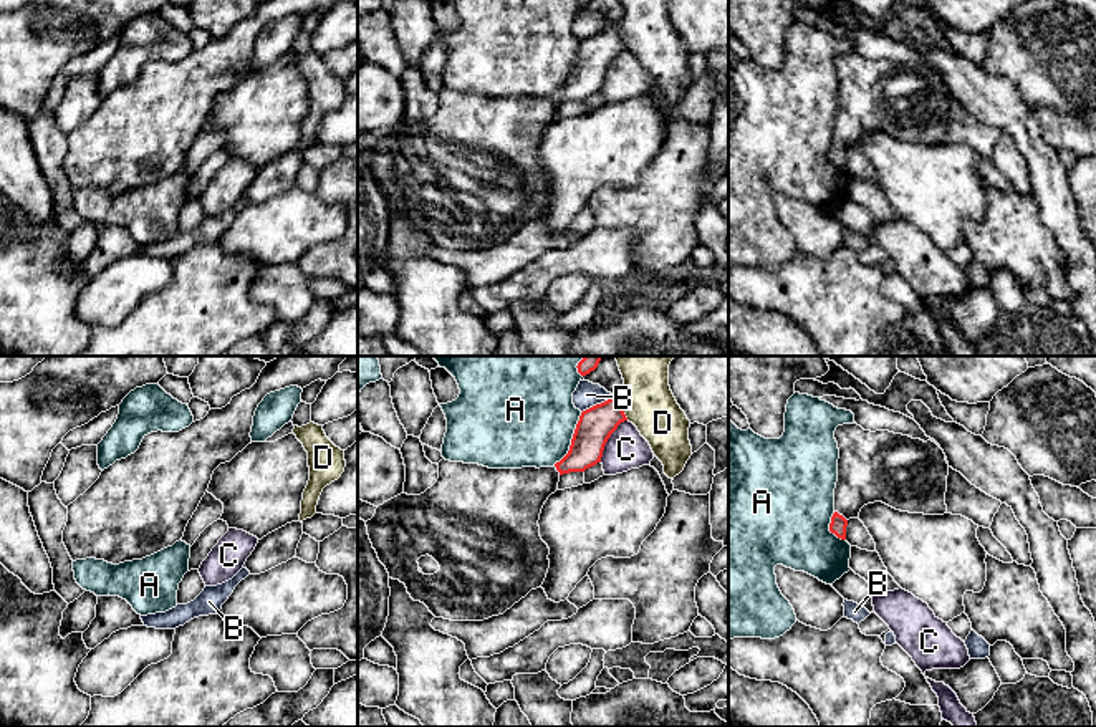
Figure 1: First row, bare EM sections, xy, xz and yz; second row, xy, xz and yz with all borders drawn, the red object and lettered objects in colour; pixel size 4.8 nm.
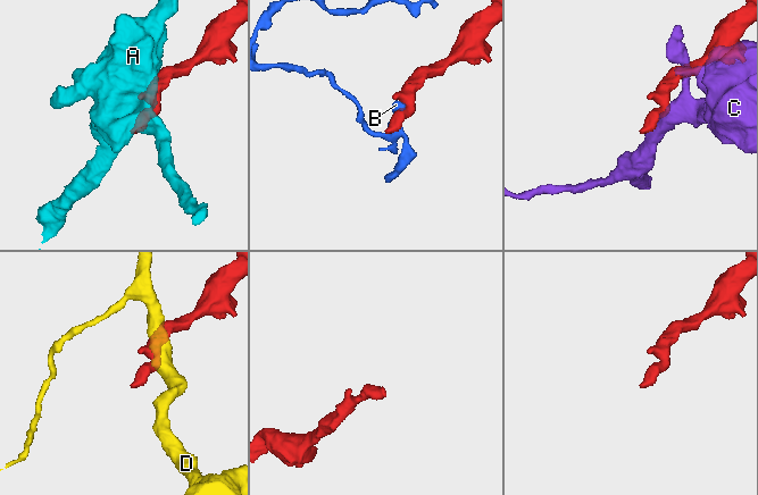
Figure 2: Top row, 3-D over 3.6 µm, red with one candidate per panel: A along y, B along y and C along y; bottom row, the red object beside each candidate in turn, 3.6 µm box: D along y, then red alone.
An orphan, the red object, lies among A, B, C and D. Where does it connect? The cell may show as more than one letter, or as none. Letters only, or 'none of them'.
none of them

